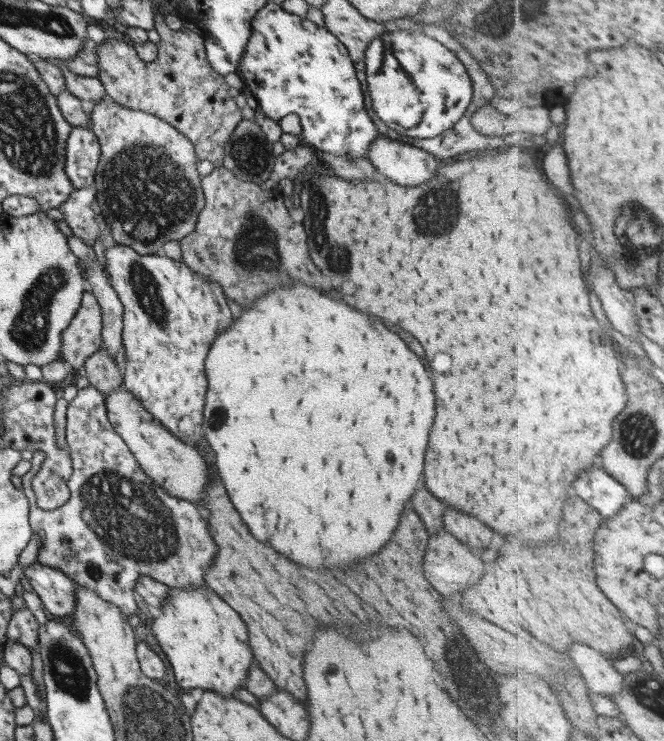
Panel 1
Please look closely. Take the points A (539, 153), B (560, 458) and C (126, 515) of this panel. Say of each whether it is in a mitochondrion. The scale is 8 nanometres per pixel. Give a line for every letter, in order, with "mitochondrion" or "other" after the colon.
A: other
B: other
C: mitochondrion

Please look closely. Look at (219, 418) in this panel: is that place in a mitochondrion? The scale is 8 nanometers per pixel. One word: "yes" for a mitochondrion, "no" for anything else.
yes

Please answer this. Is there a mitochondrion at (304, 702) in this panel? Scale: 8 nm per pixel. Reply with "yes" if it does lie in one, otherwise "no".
no

